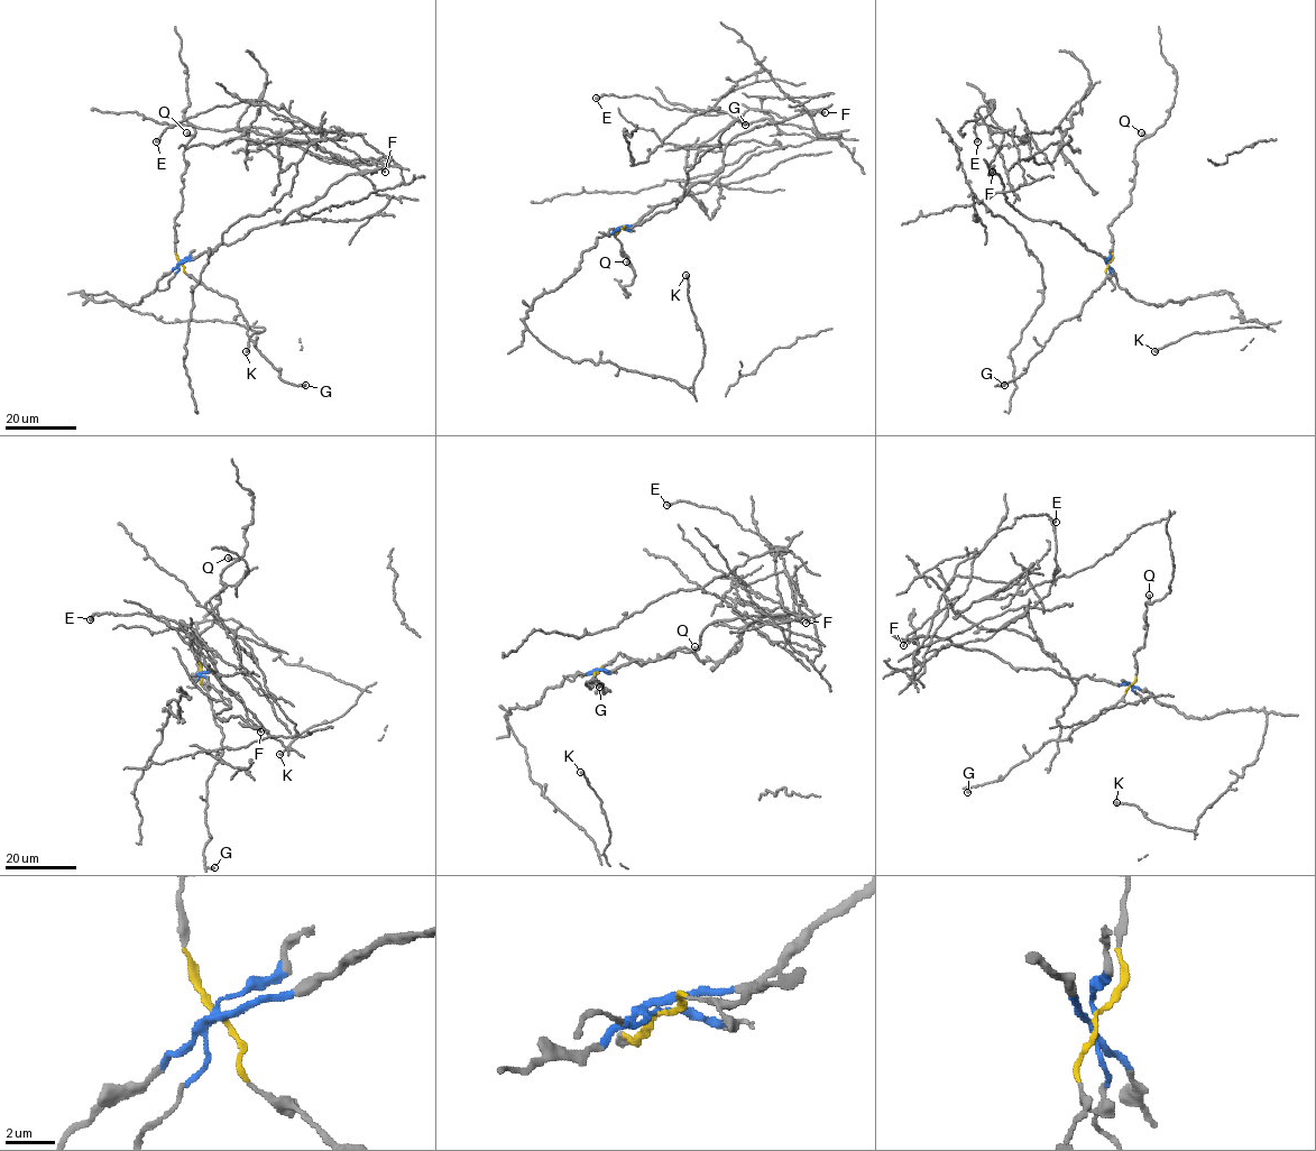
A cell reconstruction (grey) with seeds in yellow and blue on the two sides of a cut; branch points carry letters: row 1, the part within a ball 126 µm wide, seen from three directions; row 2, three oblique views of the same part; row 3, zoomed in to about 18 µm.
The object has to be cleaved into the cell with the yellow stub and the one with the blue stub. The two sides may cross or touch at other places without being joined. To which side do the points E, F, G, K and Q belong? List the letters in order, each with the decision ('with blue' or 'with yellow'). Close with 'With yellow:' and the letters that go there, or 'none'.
E: with blue
F: with blue
G: with yellow
K: with blue
Q: with yellow
With yellow: G, Q

